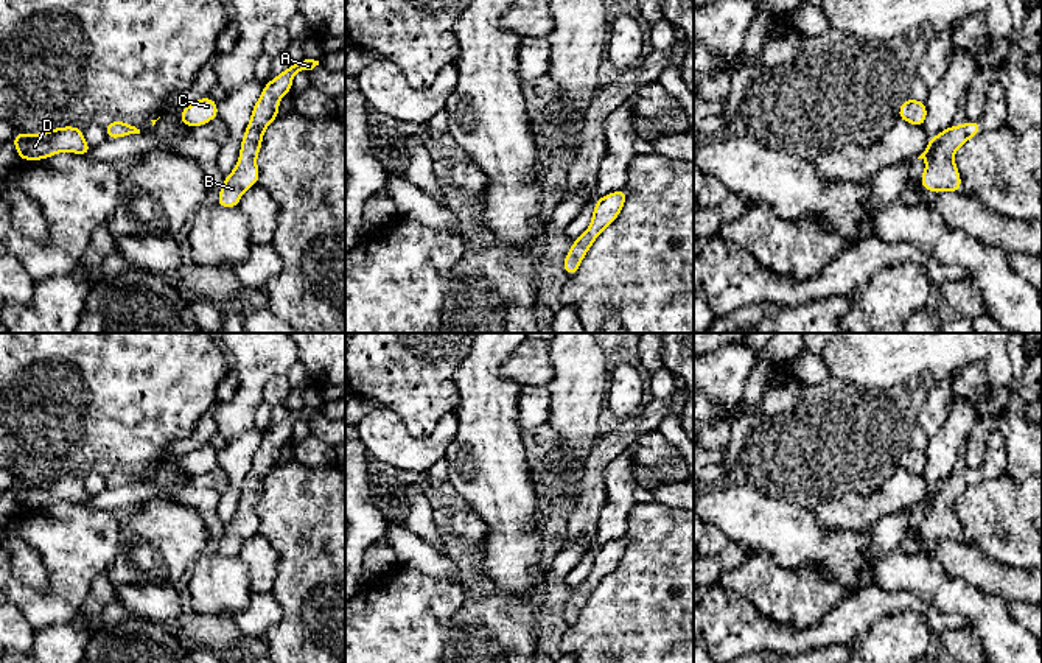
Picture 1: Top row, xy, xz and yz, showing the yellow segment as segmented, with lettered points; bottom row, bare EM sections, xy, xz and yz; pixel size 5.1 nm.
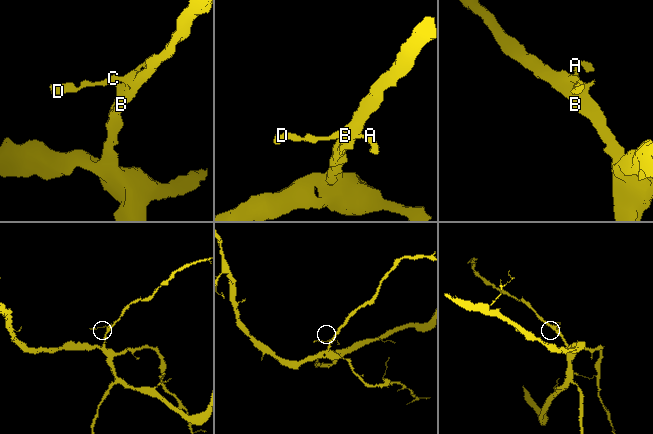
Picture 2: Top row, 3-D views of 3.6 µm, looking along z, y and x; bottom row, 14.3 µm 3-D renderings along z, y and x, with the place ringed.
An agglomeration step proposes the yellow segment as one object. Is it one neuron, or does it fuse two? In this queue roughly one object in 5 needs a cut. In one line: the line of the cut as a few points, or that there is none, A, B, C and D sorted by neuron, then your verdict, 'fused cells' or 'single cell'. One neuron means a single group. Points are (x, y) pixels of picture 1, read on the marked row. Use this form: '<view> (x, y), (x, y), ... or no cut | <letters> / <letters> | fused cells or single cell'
no cut | A B C D | single cell

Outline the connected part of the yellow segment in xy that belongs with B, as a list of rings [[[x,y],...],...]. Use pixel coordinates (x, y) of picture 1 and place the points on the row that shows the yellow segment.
[[[314,59],[292,62],[278,76],[263,86],[263,93],[252,107],[252,117],[241,140],[240,159],[221,185],[216,199],[219,207],[238,207],[243,193],[258,184],[260,170],[257,167],[257,156],[264,131],[278,118],[280,100],[283,95],[291,93],[294,75],[302,70],[313,70],[316,65],[319,65],[319,61]]]

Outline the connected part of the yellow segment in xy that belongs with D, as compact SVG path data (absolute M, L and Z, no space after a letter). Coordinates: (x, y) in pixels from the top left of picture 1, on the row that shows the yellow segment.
M62 126L40 134L16 132L12 139L20 160L44 160L62 151L86 156L93 151L84 140L84 131Z

